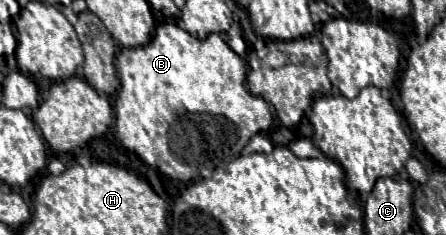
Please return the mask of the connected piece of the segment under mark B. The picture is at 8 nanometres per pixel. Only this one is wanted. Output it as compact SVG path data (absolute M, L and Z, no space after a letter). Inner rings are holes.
M162 23L150 43L122 49L114 65L122 83L114 103L118 139L128 151L170 179L198 179L202 167L214 169L236 159L252 135L268 131L272 125L274 117L270 105L262 97L250 93L246 85L246 61L236 55L218 33L210 33L200 41L176 23Z

